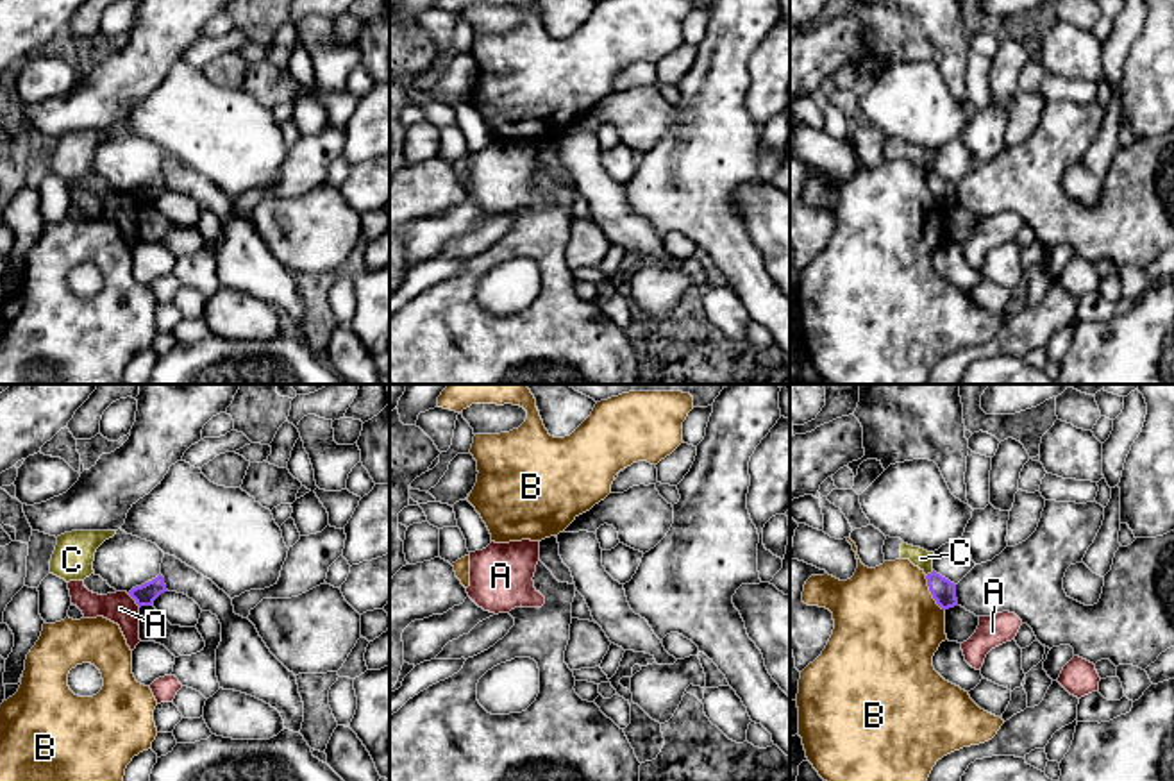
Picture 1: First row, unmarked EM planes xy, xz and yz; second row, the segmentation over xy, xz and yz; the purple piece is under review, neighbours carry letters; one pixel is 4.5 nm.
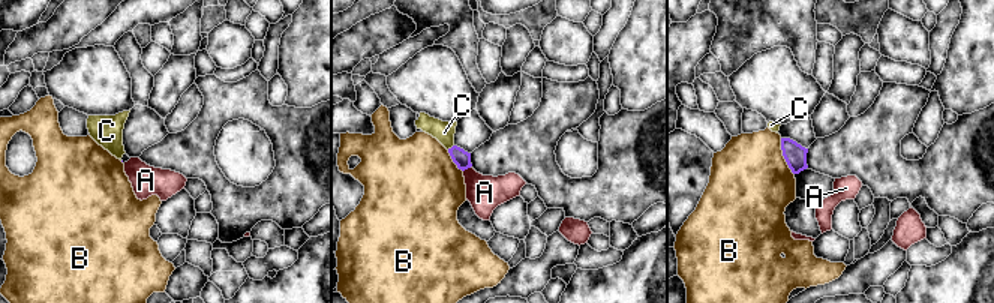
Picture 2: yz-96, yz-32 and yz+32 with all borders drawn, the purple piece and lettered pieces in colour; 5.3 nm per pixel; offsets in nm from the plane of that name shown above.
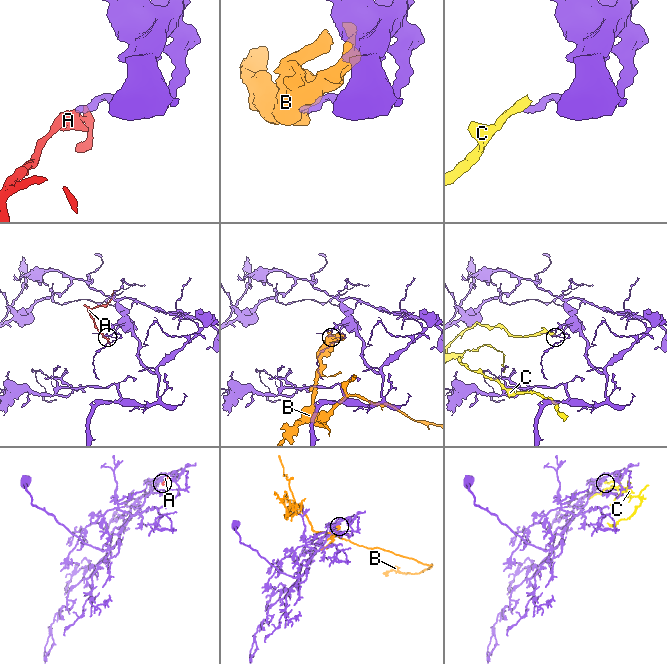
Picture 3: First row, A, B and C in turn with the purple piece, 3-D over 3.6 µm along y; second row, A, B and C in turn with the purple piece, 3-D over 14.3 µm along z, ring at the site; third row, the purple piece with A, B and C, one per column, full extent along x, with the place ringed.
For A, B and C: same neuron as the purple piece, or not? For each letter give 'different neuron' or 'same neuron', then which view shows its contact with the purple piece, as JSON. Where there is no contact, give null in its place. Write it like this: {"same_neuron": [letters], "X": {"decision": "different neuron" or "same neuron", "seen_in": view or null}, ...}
{"same_neuron": [], "A": {"decision": "different neuron", "seen_in": "xy"}, "B": {"decision": "different neuron", "seen_in": "yz"}, "C": {"decision": "different neuron", "seen_in": "yz"}}

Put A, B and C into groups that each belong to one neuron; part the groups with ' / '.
A / B / C

